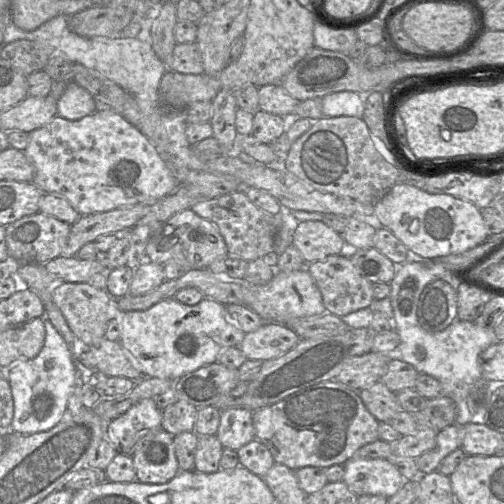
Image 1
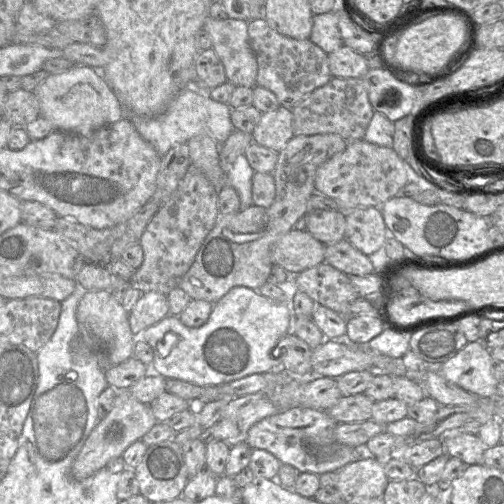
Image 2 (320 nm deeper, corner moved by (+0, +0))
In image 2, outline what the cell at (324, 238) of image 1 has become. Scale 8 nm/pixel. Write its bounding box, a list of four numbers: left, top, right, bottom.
[271,229,325,276]

